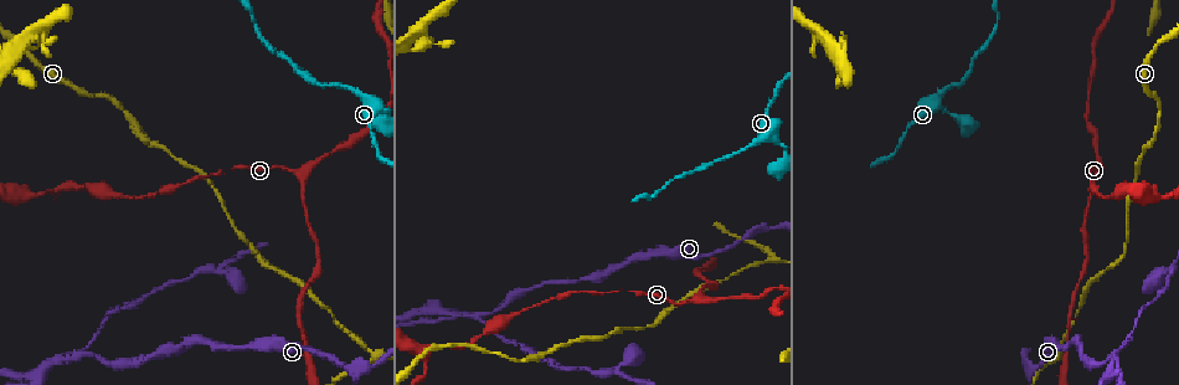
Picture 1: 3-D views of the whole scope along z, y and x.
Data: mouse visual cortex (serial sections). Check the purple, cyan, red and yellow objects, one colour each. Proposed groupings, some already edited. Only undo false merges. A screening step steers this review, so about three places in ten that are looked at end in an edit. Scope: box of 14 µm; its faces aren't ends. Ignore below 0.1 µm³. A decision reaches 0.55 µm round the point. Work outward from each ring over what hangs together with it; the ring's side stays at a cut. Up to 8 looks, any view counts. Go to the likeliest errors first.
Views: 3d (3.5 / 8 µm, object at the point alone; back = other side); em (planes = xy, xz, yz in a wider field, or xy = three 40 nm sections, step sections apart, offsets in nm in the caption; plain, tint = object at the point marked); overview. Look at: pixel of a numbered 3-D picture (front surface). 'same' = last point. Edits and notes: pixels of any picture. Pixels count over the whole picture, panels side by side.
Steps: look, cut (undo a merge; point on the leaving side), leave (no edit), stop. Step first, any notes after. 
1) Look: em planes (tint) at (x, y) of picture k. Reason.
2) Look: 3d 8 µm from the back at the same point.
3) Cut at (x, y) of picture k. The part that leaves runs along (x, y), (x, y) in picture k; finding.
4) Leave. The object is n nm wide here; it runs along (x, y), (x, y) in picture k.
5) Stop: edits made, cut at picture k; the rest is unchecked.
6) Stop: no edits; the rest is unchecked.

Look: 3d 3.5 µm at (698, 301) of picture 1. Arms part here.

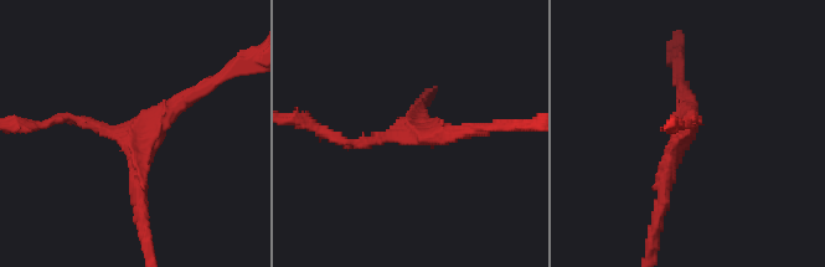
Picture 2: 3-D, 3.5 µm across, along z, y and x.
Look: em planes (tint) at (407, 135) of picture 2. 3 arms meet here; the arms are 100, 200, 200 nm wide; shape alone is not enough.

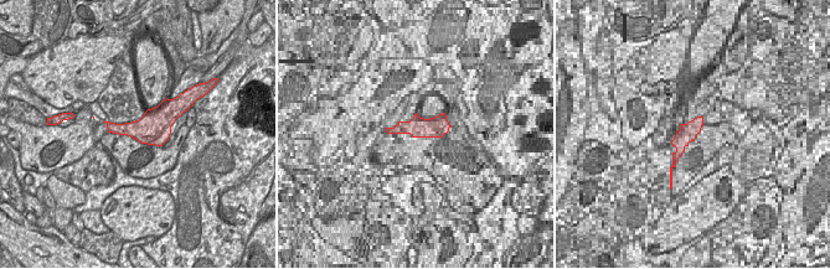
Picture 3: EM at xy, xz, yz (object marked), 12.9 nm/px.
Look: em xy step 1 (tint) at the same point.

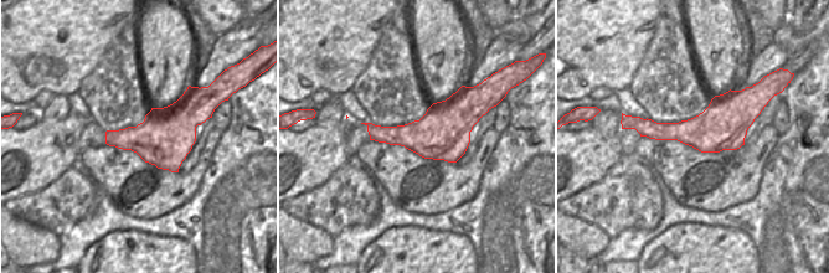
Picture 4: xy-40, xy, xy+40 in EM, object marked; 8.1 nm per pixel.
Leave. All the same cell.

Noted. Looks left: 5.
Look: 3d 3.5 µm at (376, 357) of picture 1.

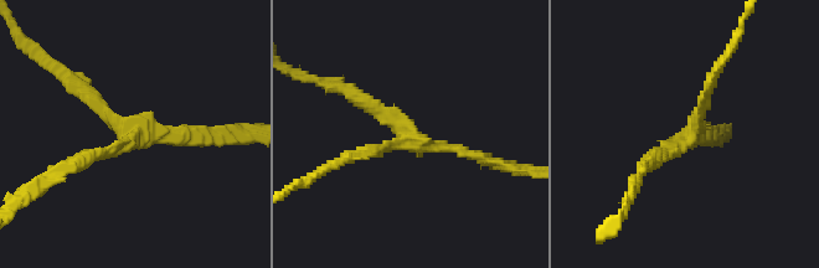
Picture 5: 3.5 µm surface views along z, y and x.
Look: em xy step 1 (tint) at (696, 129) of picture 5. Shape alone is not enough.

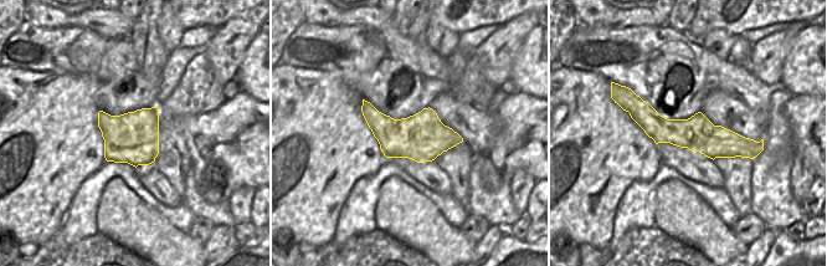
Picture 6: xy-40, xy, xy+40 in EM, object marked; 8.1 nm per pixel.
Leave. It runs along (630, 108), (662, 131), (753, 144) in picture 6; all the same cell.

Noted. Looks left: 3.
Look: 3d 3.5 µm at (360, 91) of picture 1. Abrupt turn.

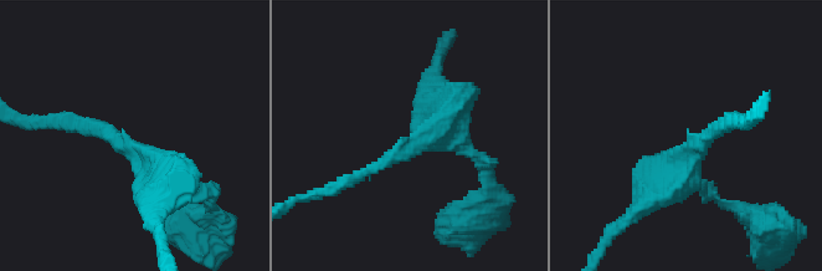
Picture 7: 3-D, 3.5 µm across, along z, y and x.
Look: em xy step 2 (tint) at (406, 150) of picture 7. The arms are 150, 450 nm wide; shape alone is not enough.

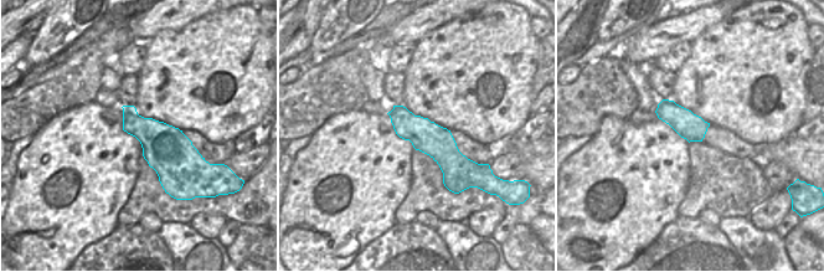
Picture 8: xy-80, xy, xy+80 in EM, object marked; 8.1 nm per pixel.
Look: em planes (tint) at the same point.

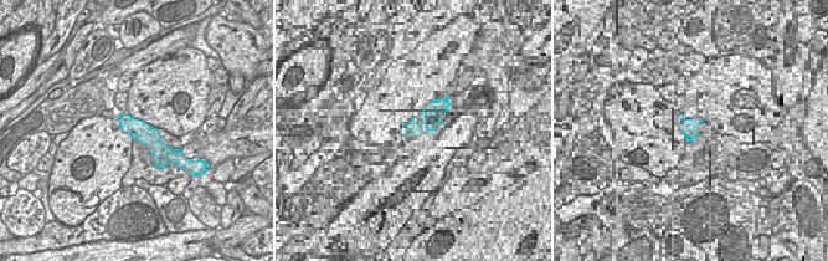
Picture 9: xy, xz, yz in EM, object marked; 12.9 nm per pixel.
Leave. One cell here.

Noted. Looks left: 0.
Stop: no edits; the rest is unchecked.

